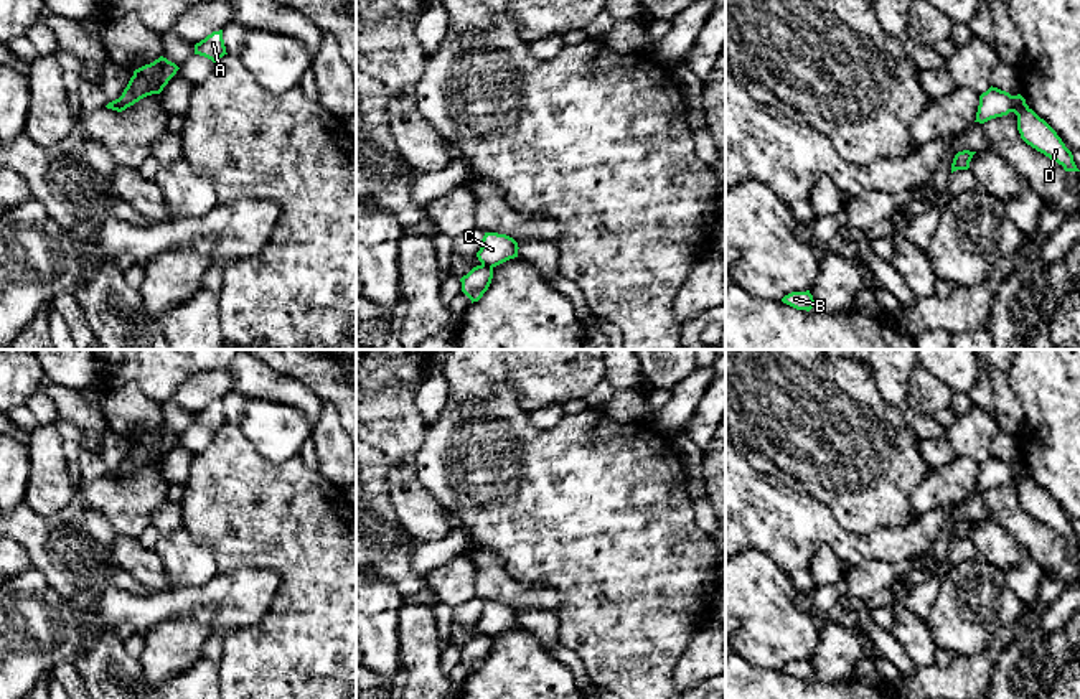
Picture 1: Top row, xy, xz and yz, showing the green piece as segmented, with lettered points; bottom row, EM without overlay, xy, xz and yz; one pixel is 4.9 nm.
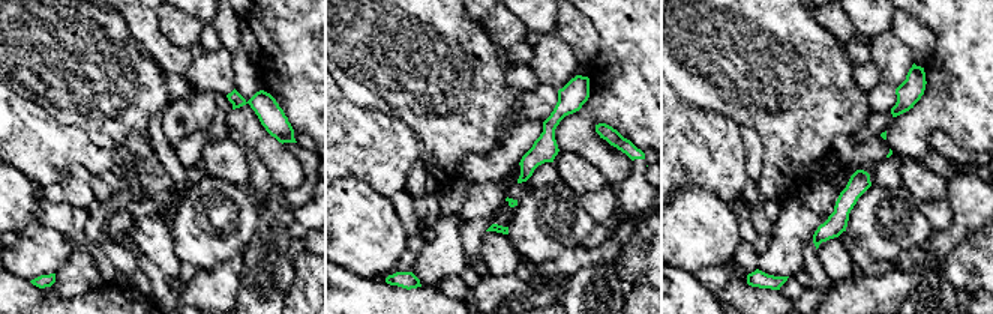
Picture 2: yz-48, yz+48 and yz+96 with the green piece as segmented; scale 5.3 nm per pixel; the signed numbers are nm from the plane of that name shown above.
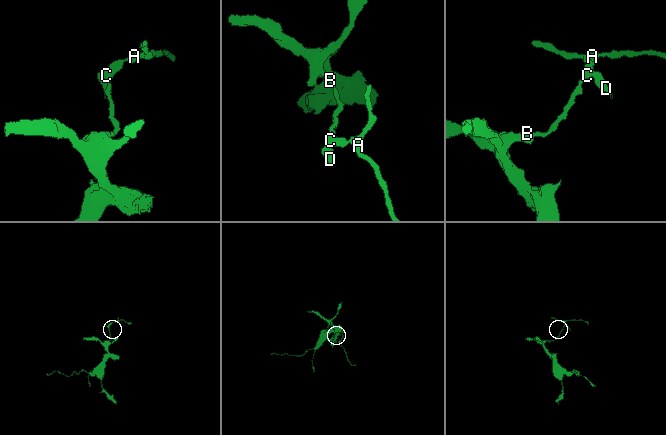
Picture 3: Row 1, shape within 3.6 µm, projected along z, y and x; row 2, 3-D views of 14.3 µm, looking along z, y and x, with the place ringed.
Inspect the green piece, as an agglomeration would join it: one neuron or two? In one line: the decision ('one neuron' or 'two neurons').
two neurons

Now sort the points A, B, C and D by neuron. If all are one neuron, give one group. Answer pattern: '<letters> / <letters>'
A B C / D

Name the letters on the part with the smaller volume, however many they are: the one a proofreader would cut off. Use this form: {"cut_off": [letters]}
{"cut_off": ["D"]}

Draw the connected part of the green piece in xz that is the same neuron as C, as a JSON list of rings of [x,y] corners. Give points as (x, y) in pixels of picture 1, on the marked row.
[[[485,232],[477,257],[483,265],[493,269],[509,259],[518,257],[518,249],[518,242],[506,234]]]

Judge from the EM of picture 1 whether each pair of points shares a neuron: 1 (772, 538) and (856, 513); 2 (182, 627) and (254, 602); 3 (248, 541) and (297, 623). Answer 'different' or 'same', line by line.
1: different
2: different
3: same

